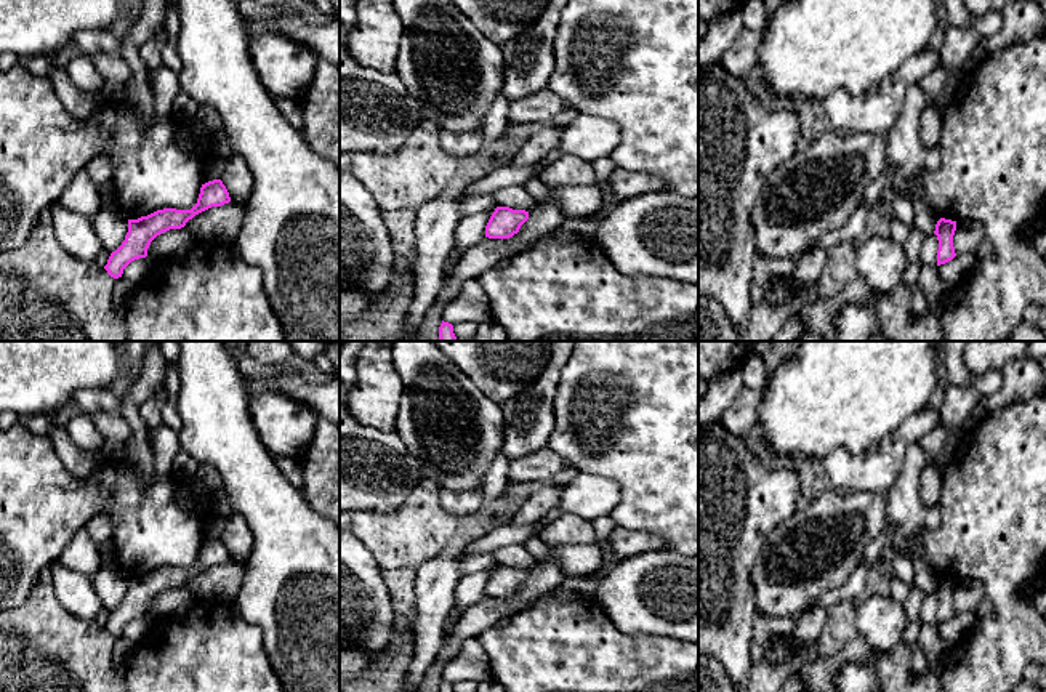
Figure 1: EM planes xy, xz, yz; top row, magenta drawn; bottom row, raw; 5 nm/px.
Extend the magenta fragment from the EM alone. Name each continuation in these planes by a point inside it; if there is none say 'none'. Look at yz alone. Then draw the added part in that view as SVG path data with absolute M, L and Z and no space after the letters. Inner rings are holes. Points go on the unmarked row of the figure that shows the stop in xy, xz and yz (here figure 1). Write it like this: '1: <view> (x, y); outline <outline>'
none

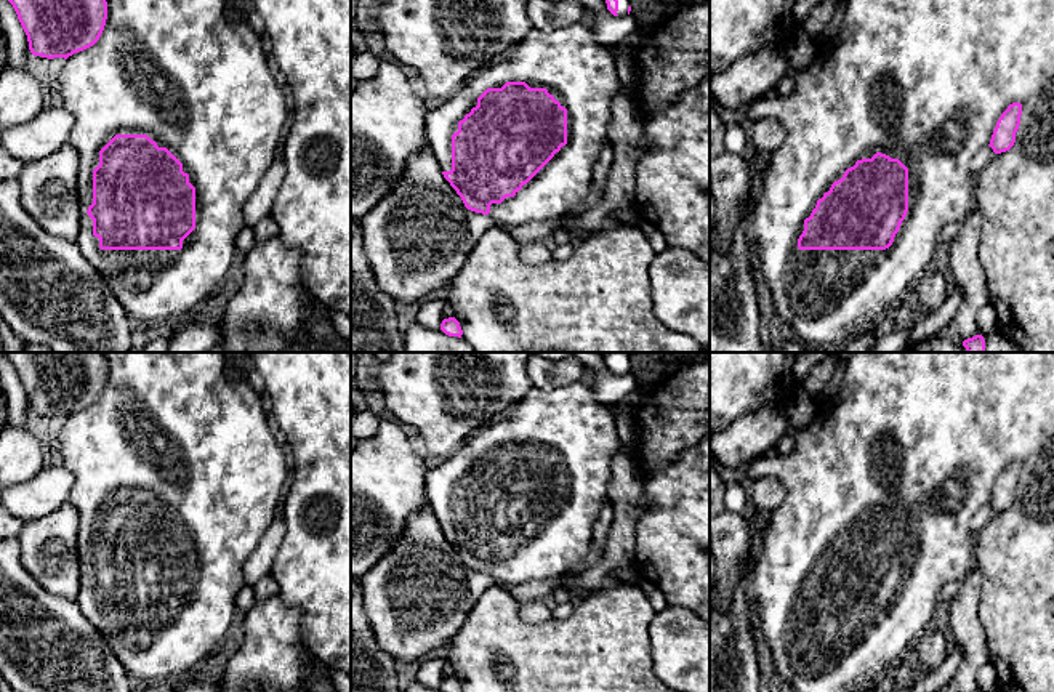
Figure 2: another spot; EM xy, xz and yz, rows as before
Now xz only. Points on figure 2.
1: xz (580, 433); outline M581 381L551 391L532 388L516 404L509 418L479 428L442 465L428 468L424 492L442 530L452 529L452 493L458 490L458 481L477 465L477 457L487 447L501 447L506 441L525 441L530 447L546 447L567 468L567 503L514 556L492 562L489 573L500 585L516 586L559 578L570 569L585 567L594 559L593 530L609 497L612 458L620 447L617 416L601 405L593 388Z

